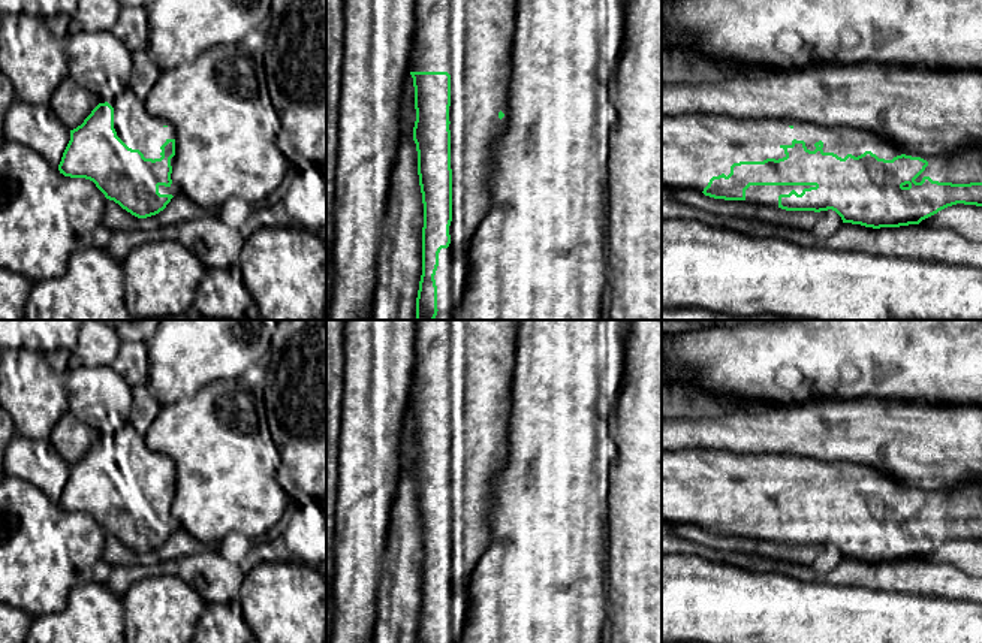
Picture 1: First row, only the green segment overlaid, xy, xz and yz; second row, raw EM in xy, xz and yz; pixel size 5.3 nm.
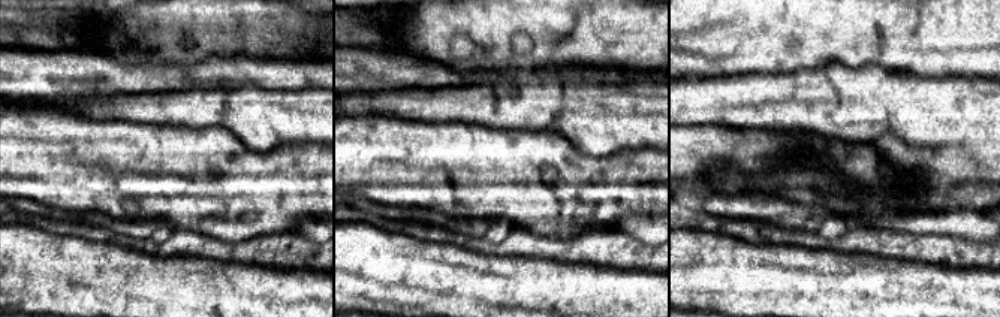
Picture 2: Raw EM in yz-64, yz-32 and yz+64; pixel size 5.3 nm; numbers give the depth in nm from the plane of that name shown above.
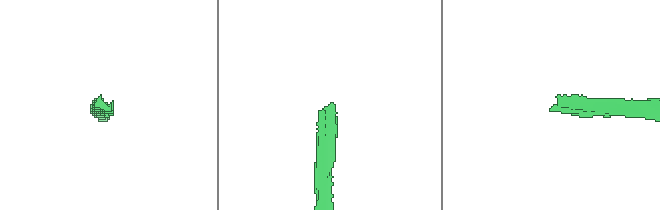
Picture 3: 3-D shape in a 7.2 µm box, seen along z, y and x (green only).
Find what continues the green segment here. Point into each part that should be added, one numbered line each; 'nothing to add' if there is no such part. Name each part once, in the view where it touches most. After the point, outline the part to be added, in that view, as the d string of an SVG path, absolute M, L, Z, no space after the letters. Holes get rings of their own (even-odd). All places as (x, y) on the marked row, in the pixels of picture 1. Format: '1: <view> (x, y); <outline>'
1: yz (695, 147); M683 114L683 115L662 115L662 187L665 187L668 191L671 193L681 193L686 190L693 190L698 193L702 193L704 188L708 185L710 179L713 176L719 176L722 173L725 173L726 176L731 173L731 166L734 163L739 163L739 161L763 161L766 159L783 159L786 157L784 150L781 148L783 145L792 145L792 141L804 141L807 150L814 151L816 147L814 144L822 141L823 142L823 153L834 153L838 157L844 159L847 154L852 154L855 157L864 154L865 151L871 151L873 154L876 154L879 159L885 159L885 160L892 160L897 156L906 154L906 156L912 156L912 157L921 157L924 160L928 161L928 166L925 167L925 170L915 179L916 182L921 182L924 176L930 176L933 181L939 181L939 182L952 182L952 184L970 184L970 182L982 182L982 148L970 148L970 150L957 150L949 156L931 156L931 157L924 157L921 154L916 153L909 153L904 151L903 148L900 148L898 145L895 145L891 139L868 132L868 130L859 130L859 129L852 129L852 127L825 127L825 126L817 126L813 123L804 123L804 121L796 121L796 120L739 120L739 118L732 118L728 115L717 115L717 114Z

